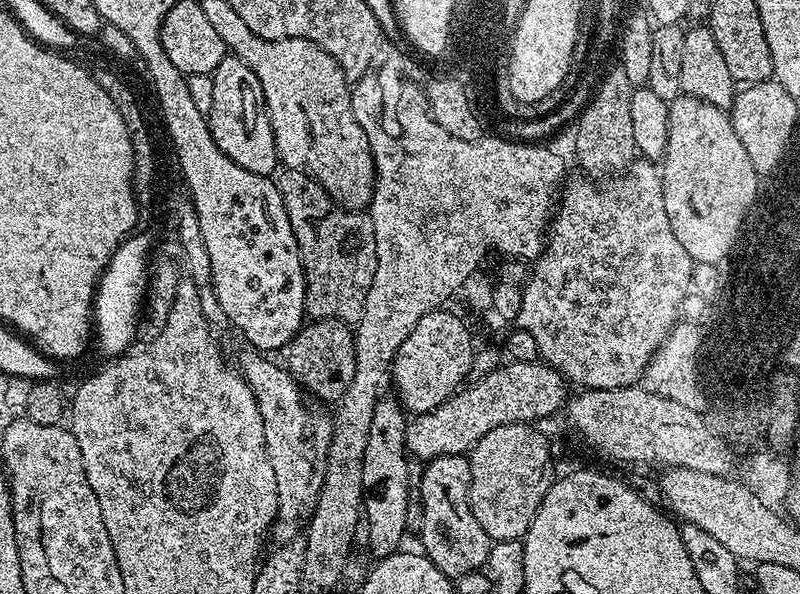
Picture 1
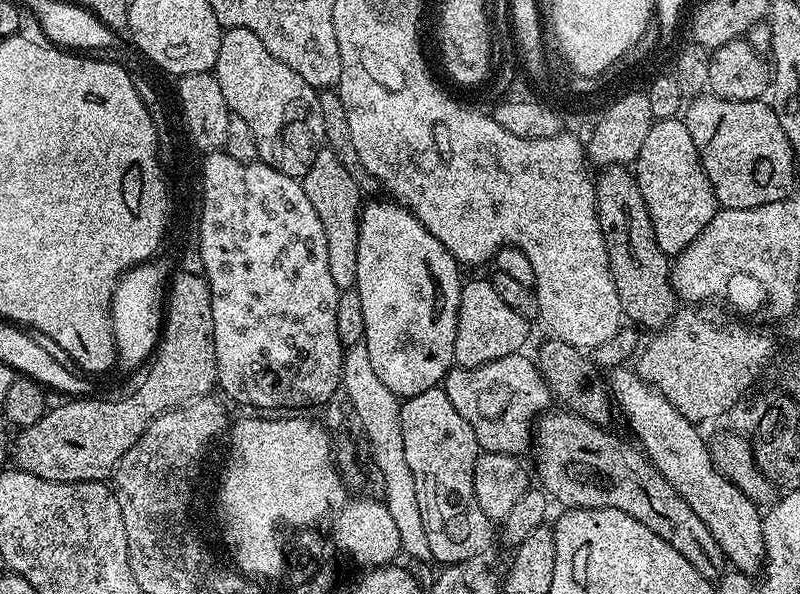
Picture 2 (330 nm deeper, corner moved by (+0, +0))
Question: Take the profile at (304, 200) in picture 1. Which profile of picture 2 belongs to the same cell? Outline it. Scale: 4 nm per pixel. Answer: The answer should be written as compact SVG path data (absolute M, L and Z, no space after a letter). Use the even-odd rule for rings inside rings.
M327 146L321 147L310 170L302 178L302 183L306 198L310 198L310 206L314 206L326 234L326 258L330 262L330 278L334 278L334 286L341 290L355 288L358 278L358 230L362 207L360 185L354 182L350 170L346 170L346 166L338 162L338 158Z

